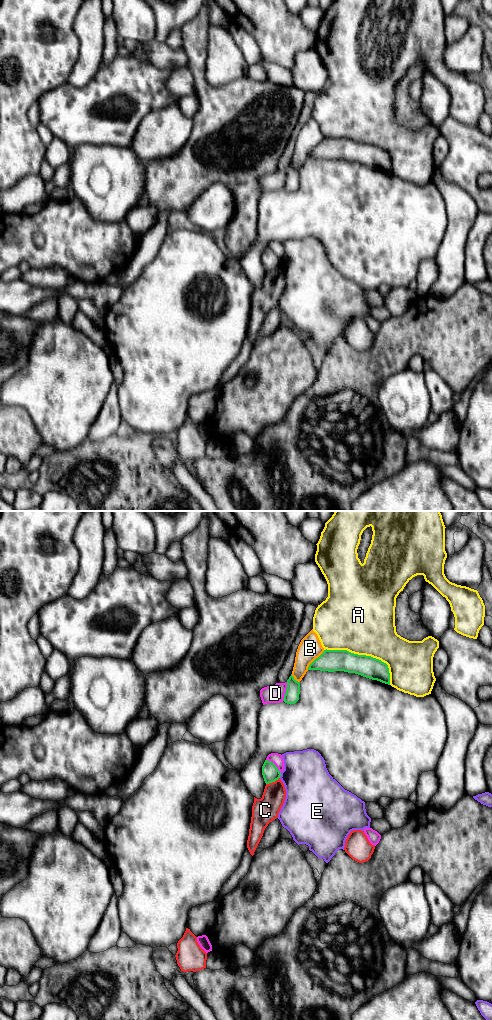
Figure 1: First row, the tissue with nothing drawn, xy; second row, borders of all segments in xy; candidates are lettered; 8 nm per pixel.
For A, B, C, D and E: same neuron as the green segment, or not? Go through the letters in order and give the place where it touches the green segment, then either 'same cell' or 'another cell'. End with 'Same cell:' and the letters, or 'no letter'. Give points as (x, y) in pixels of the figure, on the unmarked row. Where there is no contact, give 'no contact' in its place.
A: xy (365, 143) | another cell
B: xy (314, 148) | another cell
C: xy (272, 269) | another cell
D: xy (286, 179) | another cell
E: xy (280, 263) | another cell
Same cell: no letter

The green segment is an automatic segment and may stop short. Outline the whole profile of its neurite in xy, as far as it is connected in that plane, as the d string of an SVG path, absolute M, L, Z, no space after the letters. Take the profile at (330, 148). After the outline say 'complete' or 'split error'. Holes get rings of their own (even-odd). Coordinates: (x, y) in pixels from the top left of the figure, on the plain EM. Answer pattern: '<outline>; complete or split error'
M324 138L309 153L308 158L355 161L390 173L390 161L386 151L371 144L358 143L347 138Z; complete

